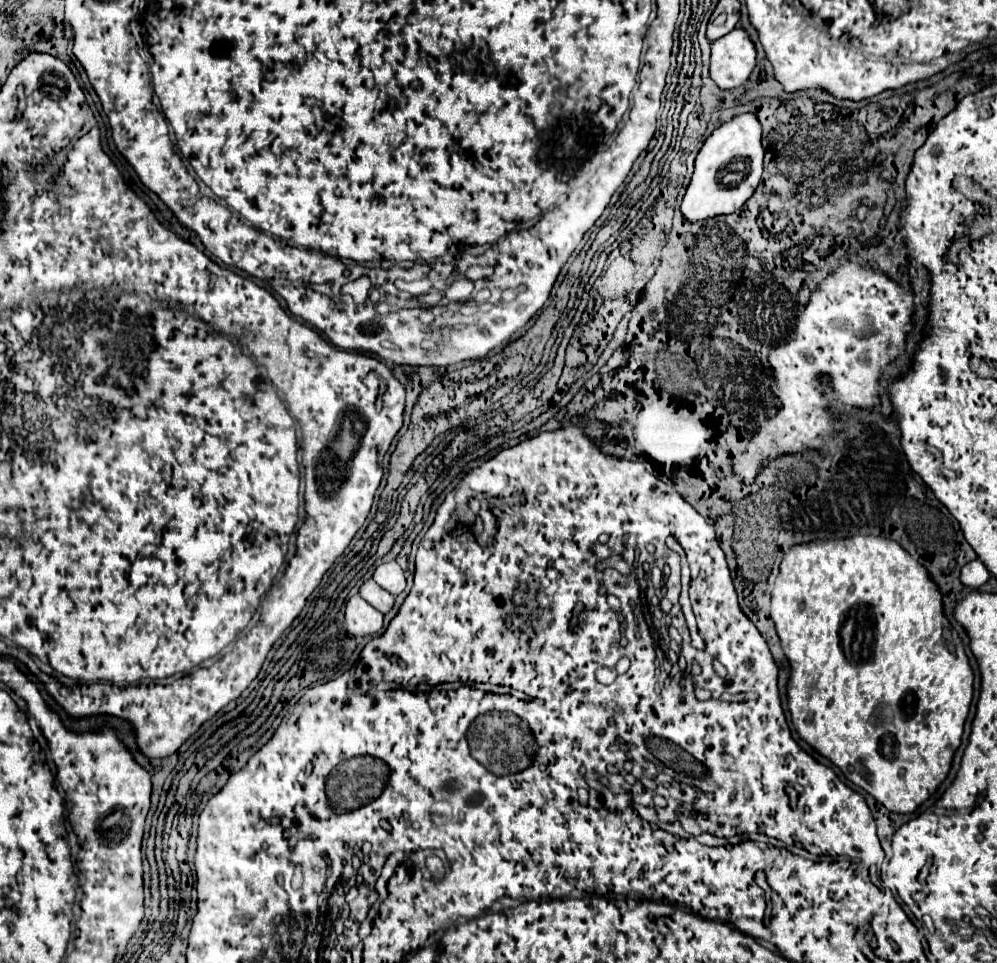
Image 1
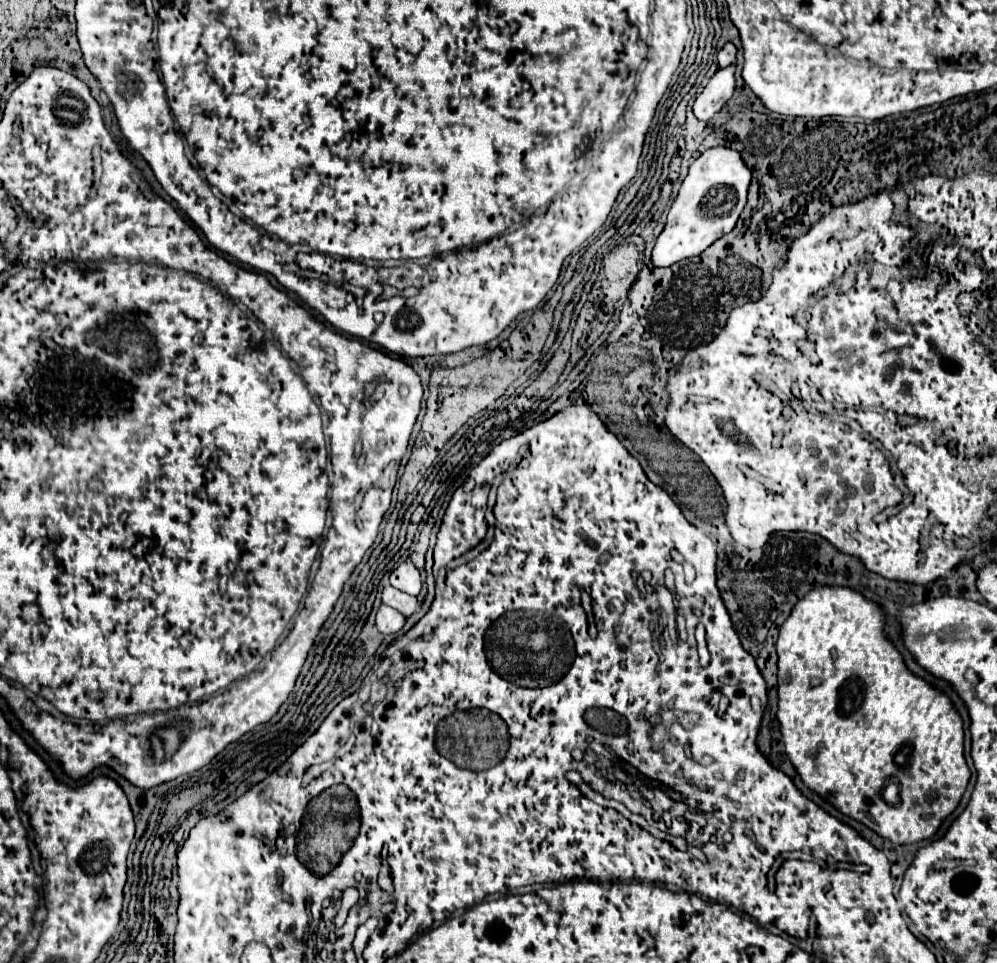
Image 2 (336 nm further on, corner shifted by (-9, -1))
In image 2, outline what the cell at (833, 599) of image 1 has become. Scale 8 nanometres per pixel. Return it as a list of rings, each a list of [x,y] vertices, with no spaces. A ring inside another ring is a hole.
[[[817,587],[809,595],[805,595],[791,611],[787,621],[779,629],[779,639],[777,639],[777,695],[779,695],[779,705],[777,705],[777,721],[779,721],[779,731],[783,735],[783,745],[785,745],[785,755],[793,763],[795,771],[801,775],[801,781],[817,795],[825,797],[837,811],[843,815],[863,823],[883,839],[889,839],[895,845],[909,845],[917,843],[923,839],[931,839],[943,819],[955,811],[959,805],[967,783],[969,783],[969,767],[963,757],[963,721],[959,713],[955,711],[953,703],[947,699],[945,693],[937,691],[923,679],[915,677],[903,663],[903,657],[899,651],[885,639],[883,635],[883,617],[877,605],[867,601],[861,593],[845,587]]]

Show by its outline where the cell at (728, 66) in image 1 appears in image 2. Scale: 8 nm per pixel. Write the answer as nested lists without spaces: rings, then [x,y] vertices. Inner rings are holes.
[[[729,65],[725,69],[719,69],[711,81],[705,85],[705,89],[697,95],[693,103],[693,113],[699,121],[709,121],[721,107],[731,99],[735,91],[735,65]]]

